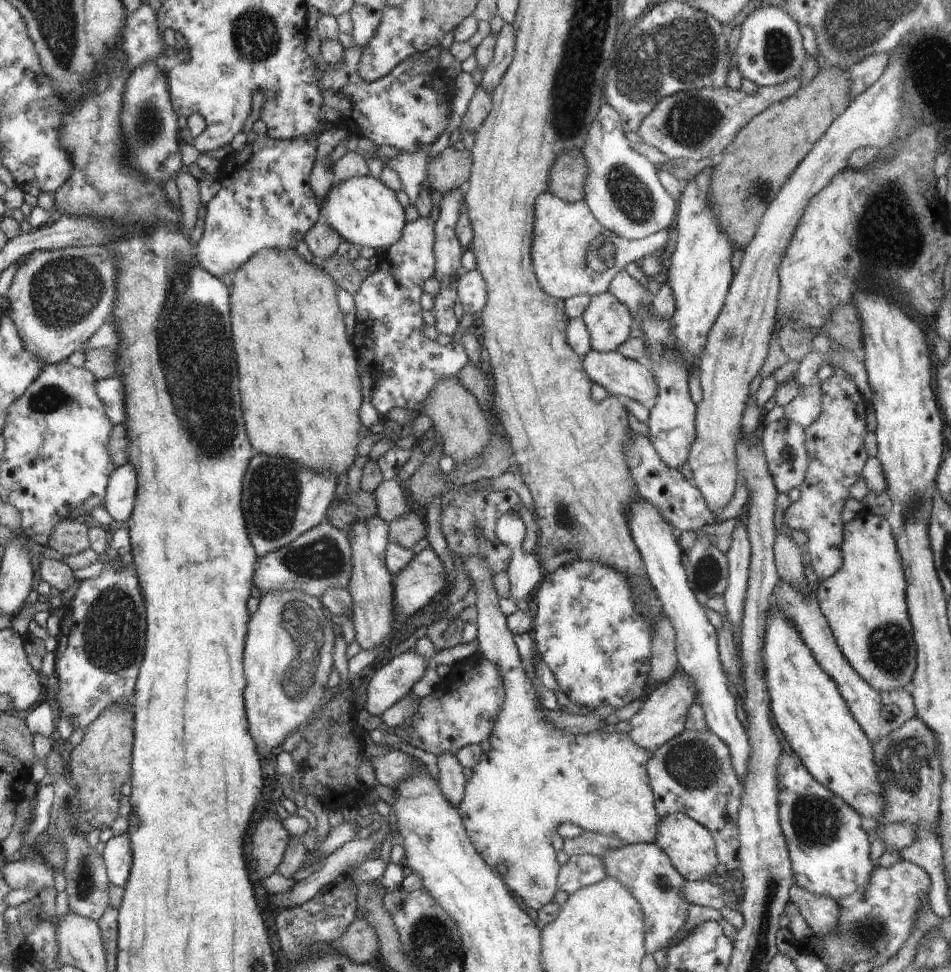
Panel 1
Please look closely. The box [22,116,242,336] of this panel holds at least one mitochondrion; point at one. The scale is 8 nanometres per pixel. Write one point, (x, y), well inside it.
(64, 290)

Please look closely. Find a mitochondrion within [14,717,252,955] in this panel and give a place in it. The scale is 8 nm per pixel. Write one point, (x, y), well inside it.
(86, 884)

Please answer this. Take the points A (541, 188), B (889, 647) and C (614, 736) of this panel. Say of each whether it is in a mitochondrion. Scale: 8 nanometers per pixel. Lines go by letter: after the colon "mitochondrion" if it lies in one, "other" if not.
A: other
B: mitochondrion
C: other

